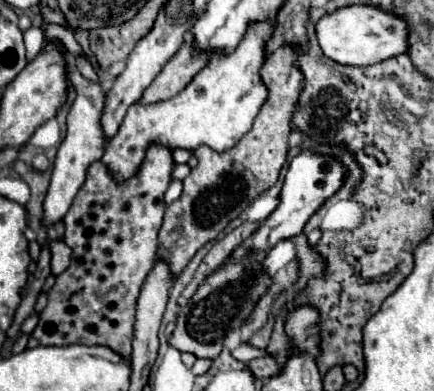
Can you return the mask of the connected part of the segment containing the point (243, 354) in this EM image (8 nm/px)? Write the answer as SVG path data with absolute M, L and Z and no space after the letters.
M247 343L239 345L237 349L233 349L233 357L239 359L239 361L243 361L243 363L249 363L249 361L253 361L253 359L257 359L257 357L265 357L265 355L271 355L271 353L265 351L265 349L251 347L251 345L247 345Z

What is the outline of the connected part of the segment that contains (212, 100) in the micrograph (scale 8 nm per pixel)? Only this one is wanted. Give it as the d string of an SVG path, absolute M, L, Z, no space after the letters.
M273 19L253 25L233 53L215 53L207 67L201 69L179 95L153 105L131 105L117 135L107 143L101 161L115 171L119 181L125 181L137 173L151 141L163 143L171 149L197 149L203 143L215 151L231 149L251 129L255 115L261 105L265 105L265 97L269 97L259 75L261 65L267 61L261 49L265 49L265 37L269 37L269 33L273 33Z

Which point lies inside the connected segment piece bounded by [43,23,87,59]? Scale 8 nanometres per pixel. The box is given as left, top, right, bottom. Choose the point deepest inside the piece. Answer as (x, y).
(52, 30)

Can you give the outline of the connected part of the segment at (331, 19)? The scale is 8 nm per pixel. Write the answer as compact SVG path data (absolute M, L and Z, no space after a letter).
M351 5L325 15L317 23L317 37L323 53L341 65L375 65L405 53L409 23L403 17L385 13L373 5Z

